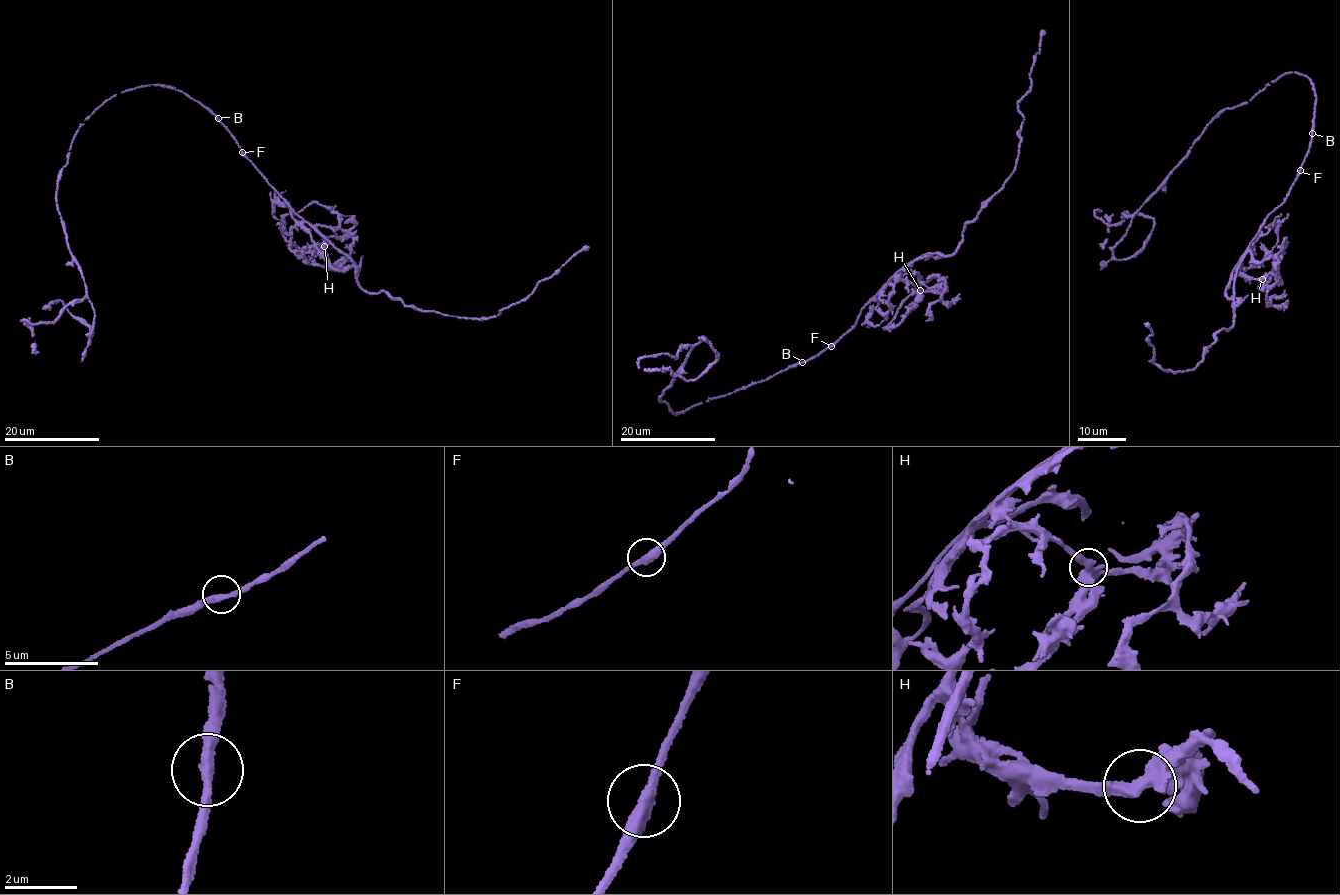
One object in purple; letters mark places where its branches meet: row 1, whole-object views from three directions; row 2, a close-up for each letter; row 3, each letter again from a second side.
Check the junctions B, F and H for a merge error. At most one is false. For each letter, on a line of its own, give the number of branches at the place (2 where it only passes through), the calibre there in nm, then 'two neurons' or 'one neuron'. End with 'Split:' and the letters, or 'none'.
B: 2 branches meet; 300 nm thick; one neuron
F: 2 branches meet; 360 nm thick; one neuron
H: 3 branches meet; 400 nm thick; one neuron
Split: none

